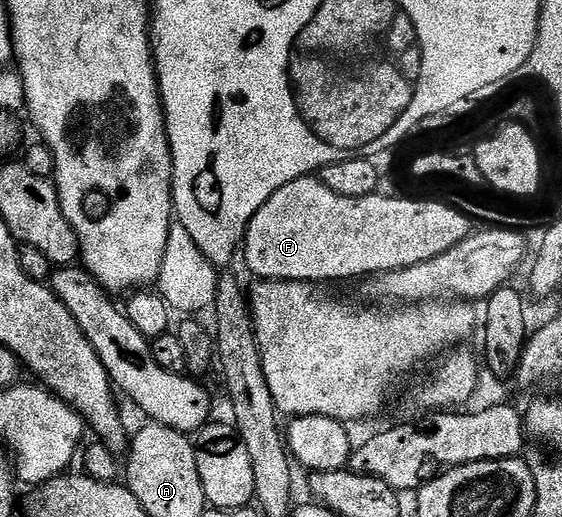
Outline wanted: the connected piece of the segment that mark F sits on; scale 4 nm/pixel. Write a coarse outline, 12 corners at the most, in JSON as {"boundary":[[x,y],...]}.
{"boundary":[[315,176],[250,219],[260,281],[348,281],[469,236],[436,200],[346,199]]}

